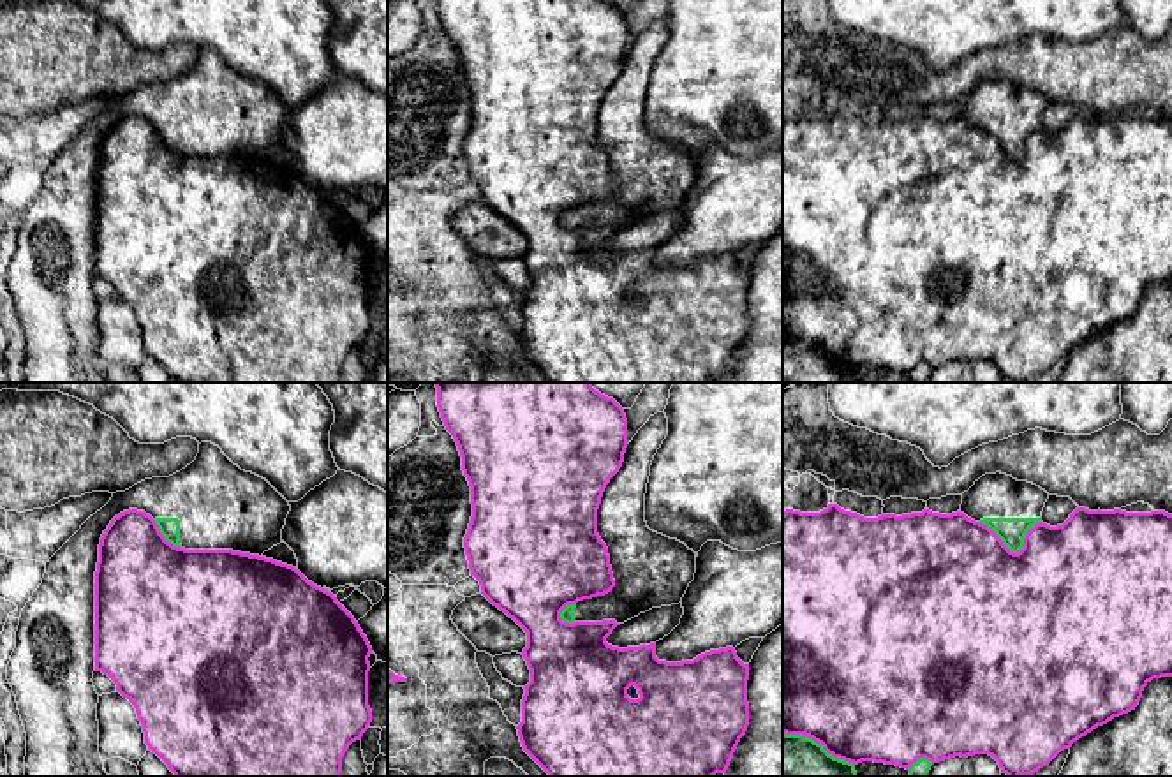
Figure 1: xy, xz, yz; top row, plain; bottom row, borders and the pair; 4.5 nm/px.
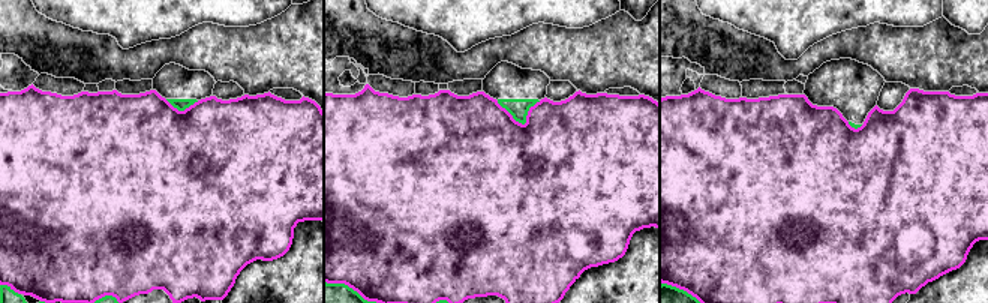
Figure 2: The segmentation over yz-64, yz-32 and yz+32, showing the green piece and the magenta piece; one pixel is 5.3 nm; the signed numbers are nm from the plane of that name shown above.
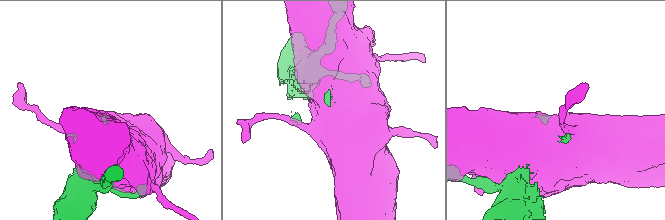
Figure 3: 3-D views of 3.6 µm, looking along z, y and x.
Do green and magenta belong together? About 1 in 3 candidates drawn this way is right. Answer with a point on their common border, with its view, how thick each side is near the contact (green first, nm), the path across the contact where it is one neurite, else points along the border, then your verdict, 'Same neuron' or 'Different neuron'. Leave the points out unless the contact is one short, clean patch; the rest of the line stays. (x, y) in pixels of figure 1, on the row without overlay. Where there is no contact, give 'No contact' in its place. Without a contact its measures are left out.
Touches green at yz (1014, 157). Thickness 130 nm (green) against 500 nm. Different neuron

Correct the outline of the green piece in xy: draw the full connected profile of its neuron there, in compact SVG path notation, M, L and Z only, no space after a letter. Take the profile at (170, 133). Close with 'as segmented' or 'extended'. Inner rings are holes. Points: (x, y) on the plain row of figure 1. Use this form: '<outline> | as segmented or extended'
M201 48L196 65L169 83L145 85L90 122L81 134L46 167L42 189L21 217L16 254L7 270L7 285L16 301L26 338L25 382L108 382L99 359L99 300L93 292L95 277L95 176L99 150L115 122L137 115L150 120L167 148L185 155L233 155L263 160L284 148L282 134L291 116L289 107L263 83L241 76L219 51Z | extended

